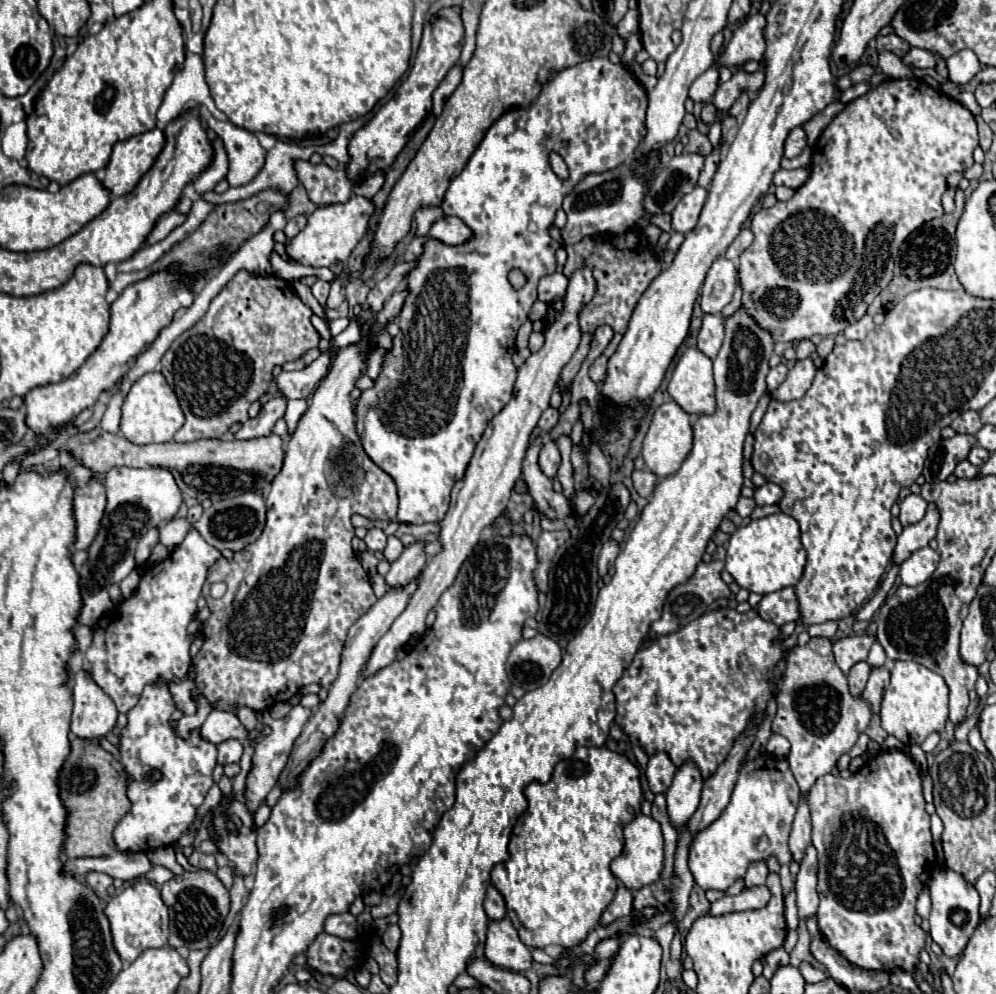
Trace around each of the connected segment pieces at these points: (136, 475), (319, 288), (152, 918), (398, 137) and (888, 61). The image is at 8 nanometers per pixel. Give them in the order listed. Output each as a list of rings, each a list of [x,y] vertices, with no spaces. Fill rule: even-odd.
[[[114,467],[106,473],[106,511],[100,523],[100,529],[88,547],[88,561],[78,567],[80,577],[80,595],[82,595],[82,609],[78,613],[78,623],[96,627],[96,623],[112,611],[112,601],[108,597],[108,587],[112,583],[120,583],[128,573],[134,569],[144,569],[134,559],[136,545],[144,531],[156,527],[158,523],[170,521],[178,507],[182,505],[182,493],[176,487],[170,471],[160,467],[146,467],[146,469],[132,469],[132,467]]]
[[[318,279],[313,286],[311,291],[318,302],[326,309],[326,301],[330,292],[331,284]]]
[[[136,881],[116,893],[106,909],[110,921],[110,933],[114,941],[114,949],[122,961],[136,961],[138,955],[152,947],[164,947],[168,943],[168,909],[160,897],[160,891],[150,881]]]
[[[444,7],[440,9],[426,25],[424,25],[424,37],[418,47],[414,65],[408,73],[408,77],[398,87],[396,95],[384,103],[378,113],[372,117],[370,123],[360,127],[350,145],[350,165],[348,165],[348,177],[350,179],[362,179],[364,175],[378,169],[386,169],[392,165],[396,155],[404,149],[404,145],[410,139],[410,133],[424,121],[428,111],[432,109],[432,91],[438,87],[438,83],[446,77],[446,73],[458,63],[460,53],[464,45],[464,25],[460,19],[460,7]]]
[[[882,51],[880,53],[880,61],[878,61],[878,68],[884,75],[892,77],[892,79],[906,79],[906,77],[914,77],[908,67],[902,63],[902,59],[890,51]]]

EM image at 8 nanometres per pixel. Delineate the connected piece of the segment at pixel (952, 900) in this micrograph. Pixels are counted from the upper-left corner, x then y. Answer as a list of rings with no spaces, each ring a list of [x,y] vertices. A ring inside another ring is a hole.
[[[940,867],[932,873],[928,881],[928,891],[932,897],[932,913],[930,913],[930,935],[934,943],[938,943],[948,957],[956,957],[964,951],[968,939],[972,937],[976,925],[980,923],[980,897],[972,883],[968,883],[960,873]]]

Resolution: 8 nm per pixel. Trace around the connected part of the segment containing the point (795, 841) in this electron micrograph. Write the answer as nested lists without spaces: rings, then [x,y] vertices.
[[[800,795],[798,811],[794,815],[792,831],[790,831],[790,851],[796,861],[800,861],[800,855],[804,855],[804,847],[810,845],[810,811],[808,801],[804,795]]]

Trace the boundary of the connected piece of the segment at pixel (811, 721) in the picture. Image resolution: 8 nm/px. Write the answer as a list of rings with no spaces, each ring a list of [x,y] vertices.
[[[812,637],[804,647],[794,647],[790,651],[788,667],[776,699],[778,711],[772,721],[772,733],[780,733],[790,741],[790,769],[800,785],[800,791],[808,793],[812,783],[818,777],[828,775],[840,755],[848,753],[858,735],[870,725],[870,705],[862,699],[862,695],[850,695],[846,675],[832,659],[832,641],[826,637]]]

